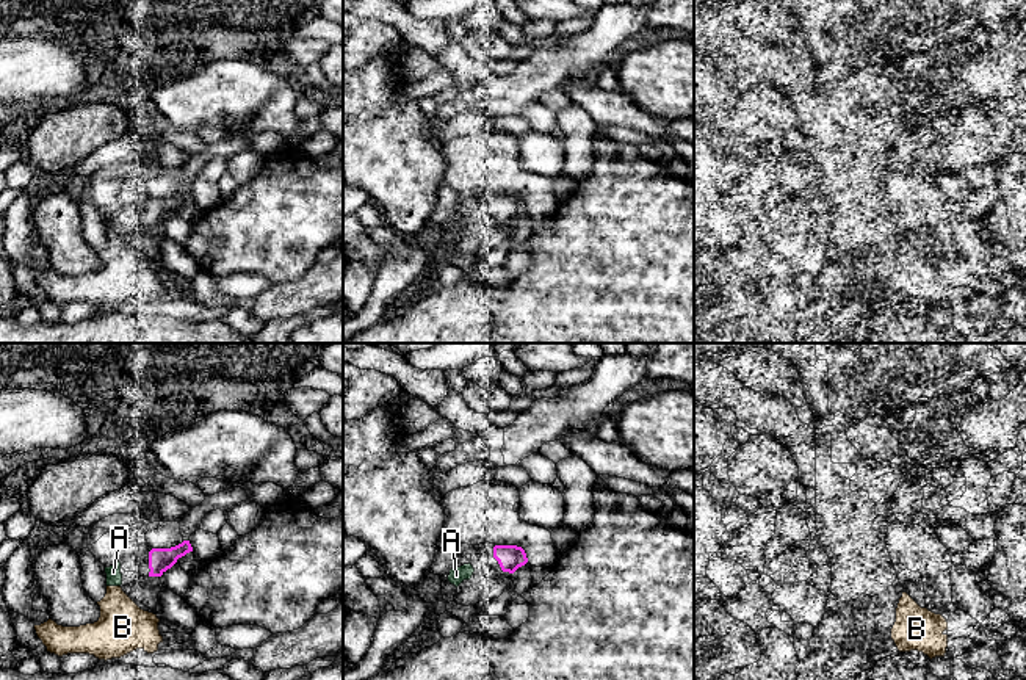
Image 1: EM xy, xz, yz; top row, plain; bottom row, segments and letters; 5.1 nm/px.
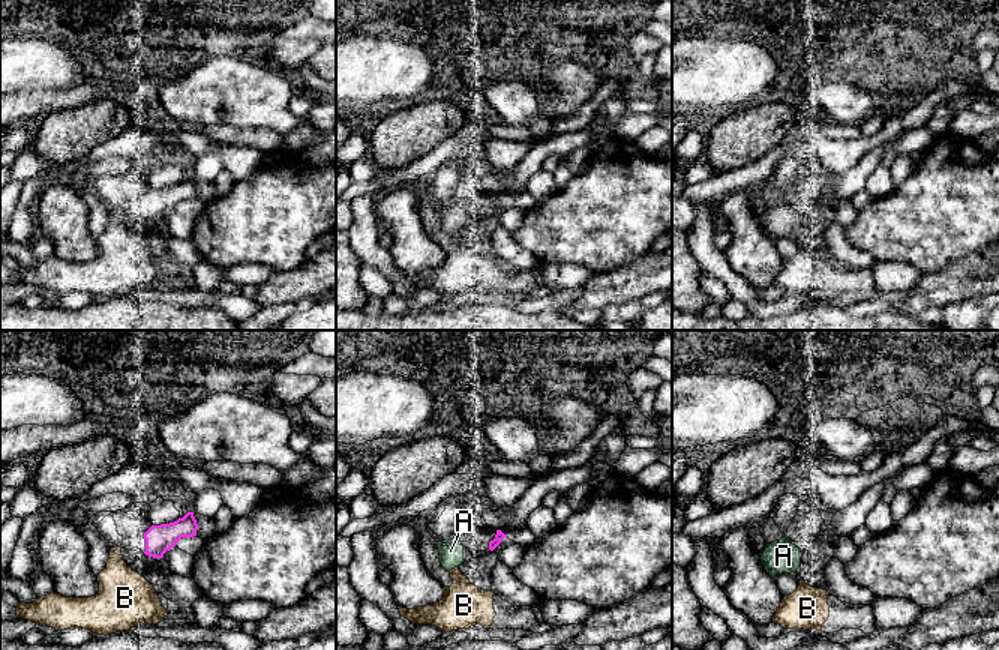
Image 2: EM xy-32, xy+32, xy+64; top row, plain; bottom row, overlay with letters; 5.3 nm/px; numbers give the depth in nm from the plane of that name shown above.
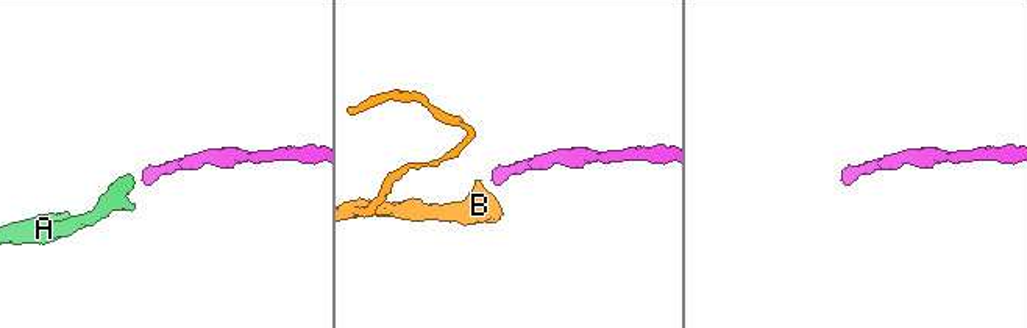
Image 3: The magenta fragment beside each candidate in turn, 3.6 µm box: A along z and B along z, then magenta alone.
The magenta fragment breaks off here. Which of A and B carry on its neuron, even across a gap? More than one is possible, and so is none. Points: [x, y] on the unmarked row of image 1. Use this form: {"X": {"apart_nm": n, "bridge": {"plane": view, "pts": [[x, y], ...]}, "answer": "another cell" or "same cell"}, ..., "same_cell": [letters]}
{"A": {"apart_nm": 120, "bridge": {"plane": "xz", "pts": [[494, 206], [472, 215]]}, "answer": "same cell"}, "B": {"apart_nm": 150, "bridge": {"plane": "xy", "pts": [[149, 224], [127, 245]]}, "answer": "another cell"}, "same_cell": ["A"]}

